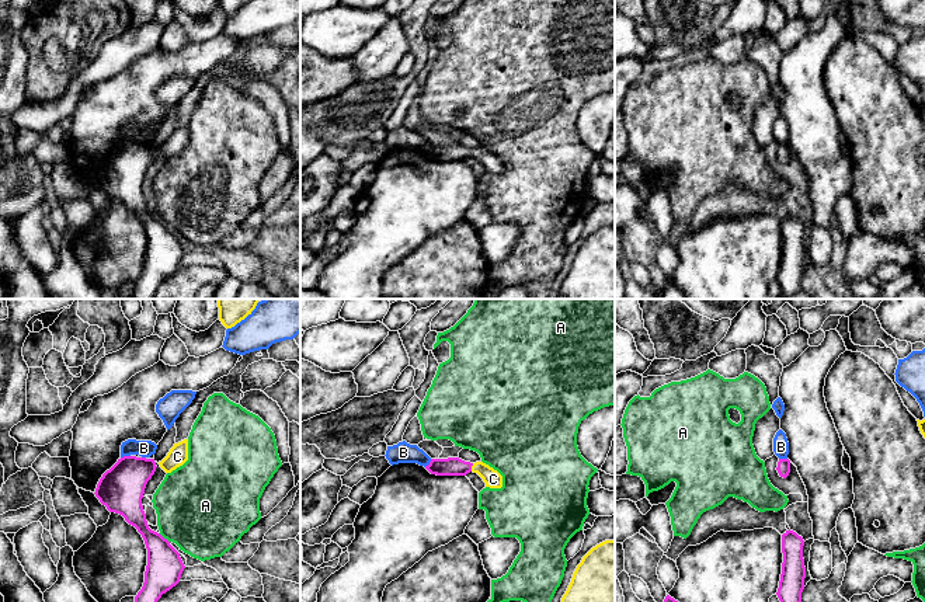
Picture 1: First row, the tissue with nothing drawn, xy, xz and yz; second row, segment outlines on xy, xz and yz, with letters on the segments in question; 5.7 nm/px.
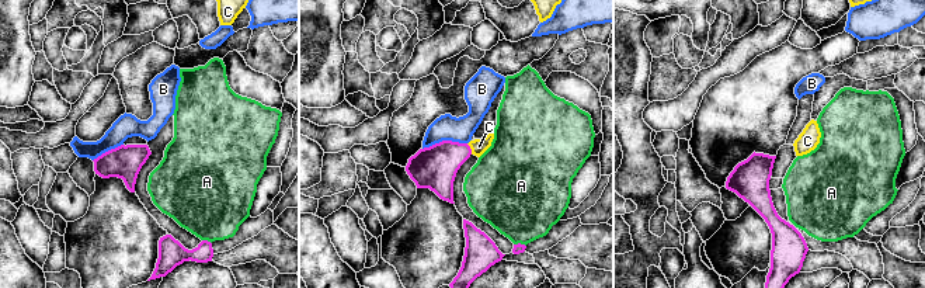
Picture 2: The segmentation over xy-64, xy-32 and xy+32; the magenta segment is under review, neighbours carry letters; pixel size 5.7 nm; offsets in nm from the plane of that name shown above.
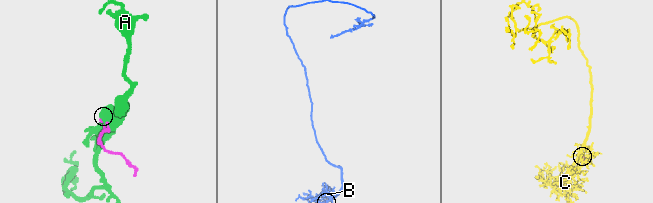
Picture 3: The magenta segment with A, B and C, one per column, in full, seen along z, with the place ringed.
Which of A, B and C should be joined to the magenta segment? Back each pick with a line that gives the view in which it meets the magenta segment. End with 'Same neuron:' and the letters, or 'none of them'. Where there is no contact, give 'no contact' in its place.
C: meets magenta in xz
Same neuron: C

